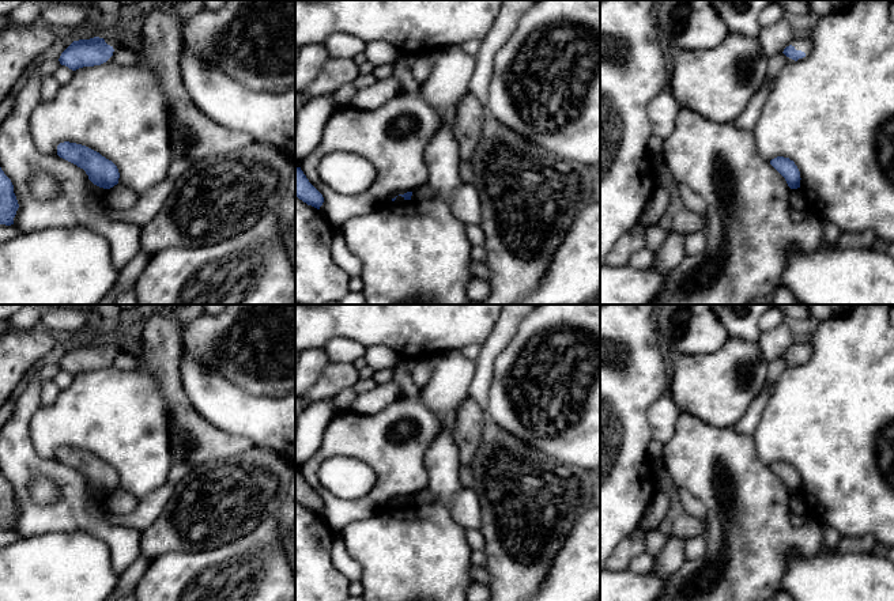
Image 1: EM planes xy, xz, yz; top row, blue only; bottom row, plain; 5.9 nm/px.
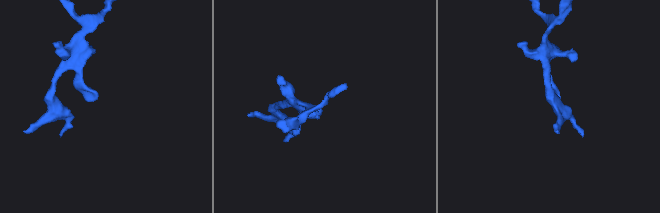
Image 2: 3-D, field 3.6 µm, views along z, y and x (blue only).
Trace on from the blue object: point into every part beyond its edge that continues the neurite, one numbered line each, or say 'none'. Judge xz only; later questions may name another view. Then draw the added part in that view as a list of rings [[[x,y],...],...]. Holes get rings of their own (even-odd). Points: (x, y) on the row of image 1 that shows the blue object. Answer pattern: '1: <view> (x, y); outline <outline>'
none

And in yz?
1: yz (802, 41); outline [[[807,31],[797,33],[787,46],[789,45],[792,45],[796,50],[804,52],[806,56],[803,58],[808,57],[814,48],[812,39]],[[799,58],[799,60],[803,60],[803,58]]]

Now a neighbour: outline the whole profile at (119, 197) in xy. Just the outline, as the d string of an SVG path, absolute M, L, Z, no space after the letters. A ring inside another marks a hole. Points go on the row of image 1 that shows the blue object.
M117 184L107 189L105 203L110 211L128 211L139 200L139 196L127 186Z

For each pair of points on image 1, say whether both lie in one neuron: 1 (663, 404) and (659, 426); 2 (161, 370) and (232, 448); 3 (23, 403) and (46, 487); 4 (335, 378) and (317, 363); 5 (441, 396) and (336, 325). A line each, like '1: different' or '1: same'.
1: same
2: same
3: different
4: different
5: different

